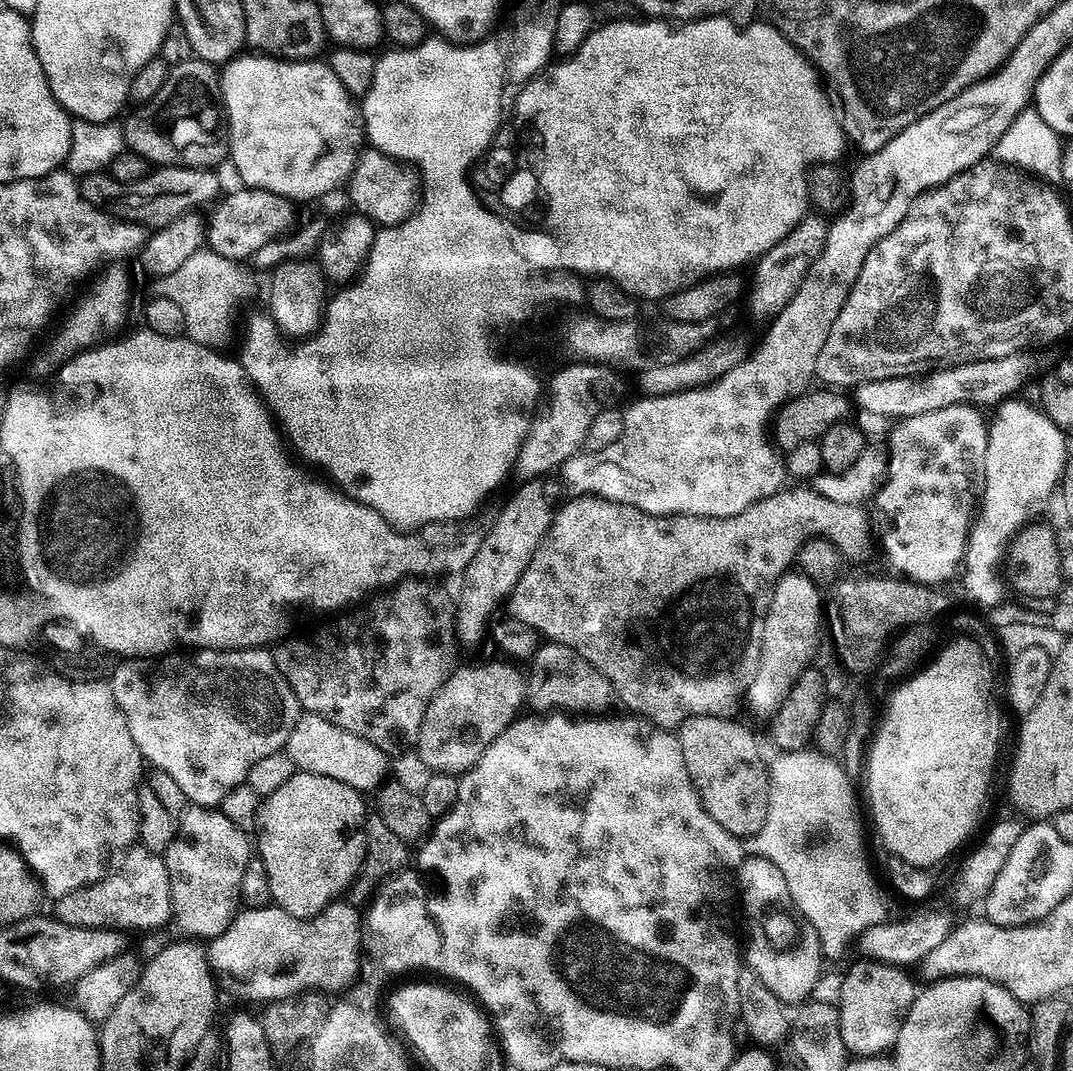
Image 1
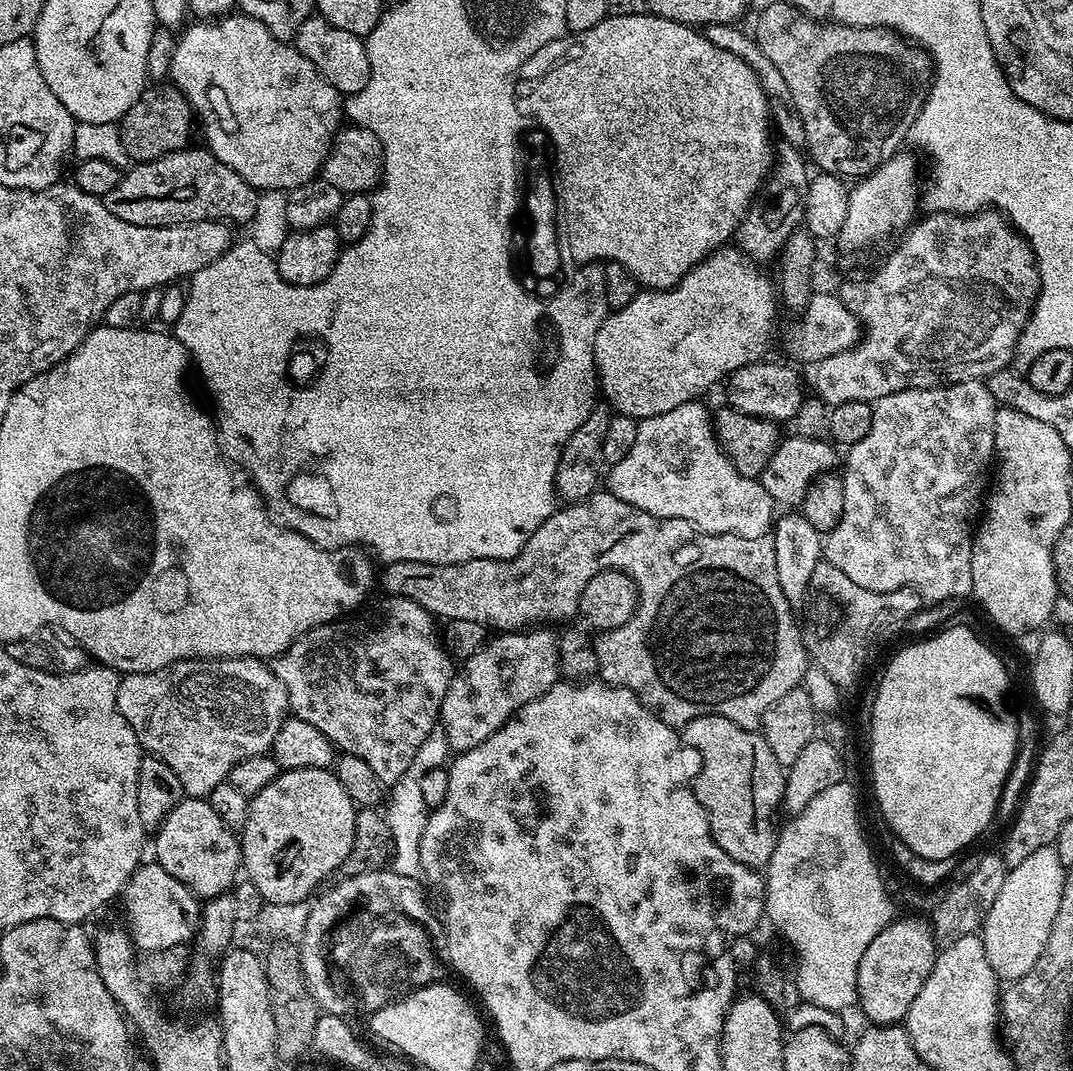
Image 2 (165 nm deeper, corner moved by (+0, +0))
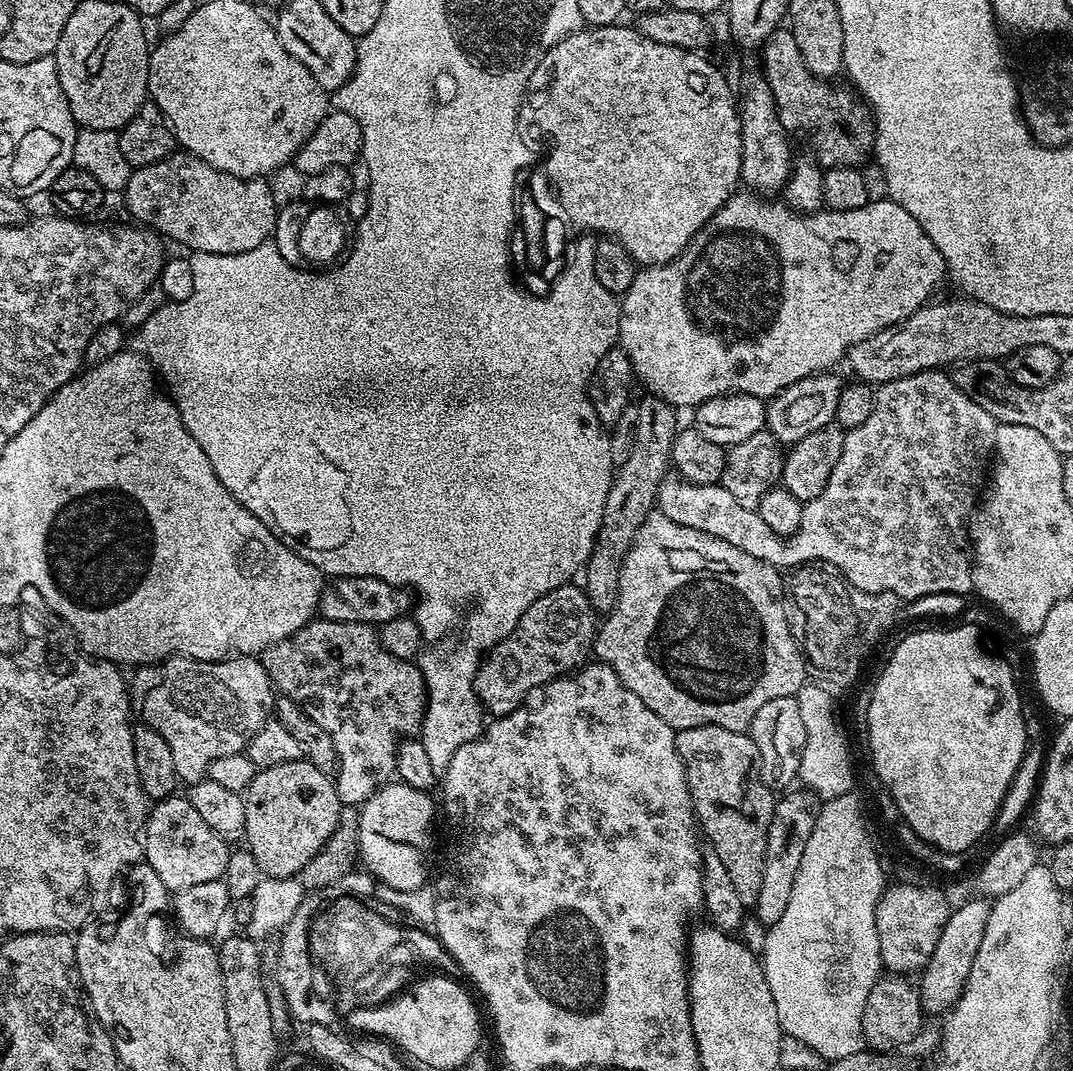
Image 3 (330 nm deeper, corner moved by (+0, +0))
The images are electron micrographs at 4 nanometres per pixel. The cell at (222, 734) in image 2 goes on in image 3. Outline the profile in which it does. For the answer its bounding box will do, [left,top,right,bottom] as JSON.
[130,655,274,785]

